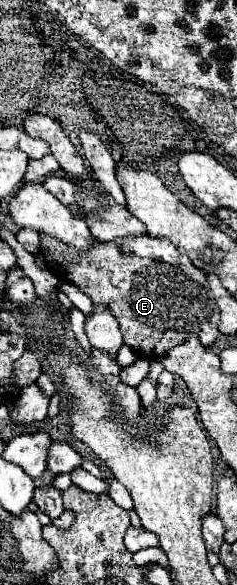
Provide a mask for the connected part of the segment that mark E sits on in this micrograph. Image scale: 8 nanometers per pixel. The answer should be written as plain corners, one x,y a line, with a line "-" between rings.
39,233
39,241
49,271
59,281
77,285
95,305
111,309
125,345
129,345
137,357
163,357
189,335
199,335
201,345
209,347
219,335
219,309
205,273
201,273
189,257
177,253
171,241
149,235
123,237
109,243
93,241
89,253
79,253
47,233

